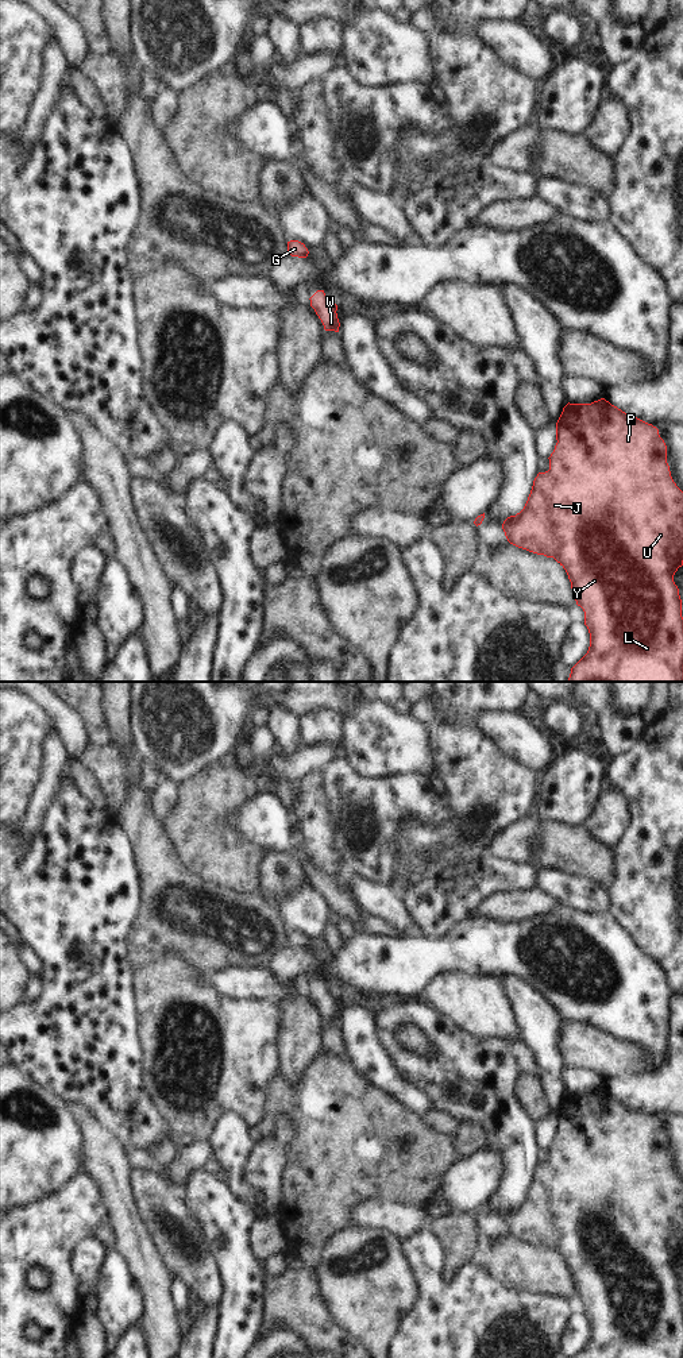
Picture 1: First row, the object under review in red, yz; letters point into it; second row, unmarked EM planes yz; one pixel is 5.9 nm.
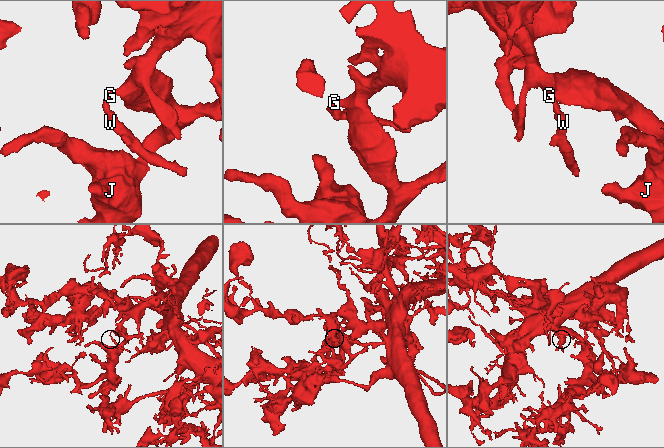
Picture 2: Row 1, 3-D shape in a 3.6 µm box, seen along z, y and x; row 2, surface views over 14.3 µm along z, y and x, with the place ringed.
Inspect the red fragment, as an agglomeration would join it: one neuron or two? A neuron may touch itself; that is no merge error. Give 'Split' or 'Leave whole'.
Leave whole.

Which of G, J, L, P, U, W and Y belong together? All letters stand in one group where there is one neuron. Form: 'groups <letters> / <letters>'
groups G J L P U W Y

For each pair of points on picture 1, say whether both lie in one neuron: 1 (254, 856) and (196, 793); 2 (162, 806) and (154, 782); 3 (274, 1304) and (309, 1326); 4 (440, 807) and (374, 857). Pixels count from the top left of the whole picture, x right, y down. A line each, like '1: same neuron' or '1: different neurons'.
1: same neuron
2: different neurons
3: same neuron
4: same neuron

